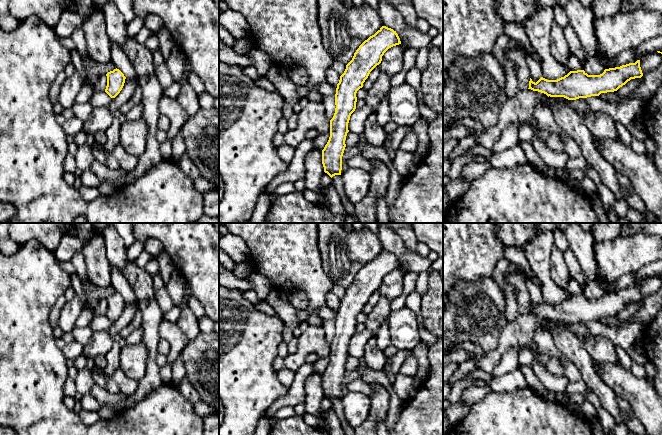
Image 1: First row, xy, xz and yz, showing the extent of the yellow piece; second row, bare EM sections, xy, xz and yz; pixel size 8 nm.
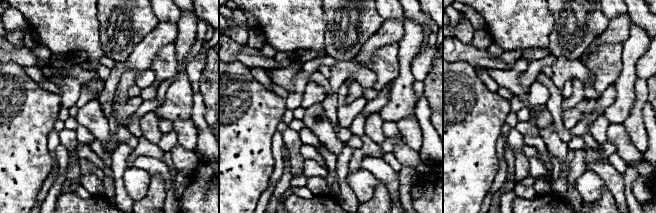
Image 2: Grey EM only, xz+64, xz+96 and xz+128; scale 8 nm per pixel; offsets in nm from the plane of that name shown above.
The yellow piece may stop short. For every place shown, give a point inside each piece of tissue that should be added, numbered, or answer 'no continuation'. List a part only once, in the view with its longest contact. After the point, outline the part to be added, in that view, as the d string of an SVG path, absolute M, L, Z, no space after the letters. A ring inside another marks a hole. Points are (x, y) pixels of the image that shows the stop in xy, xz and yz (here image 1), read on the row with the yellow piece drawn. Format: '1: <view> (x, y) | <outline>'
no continuation

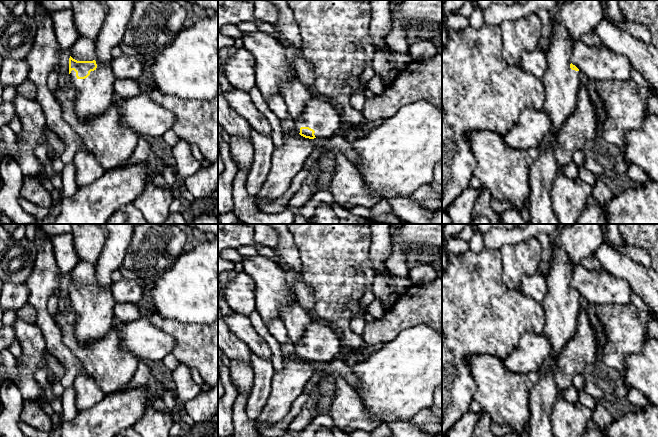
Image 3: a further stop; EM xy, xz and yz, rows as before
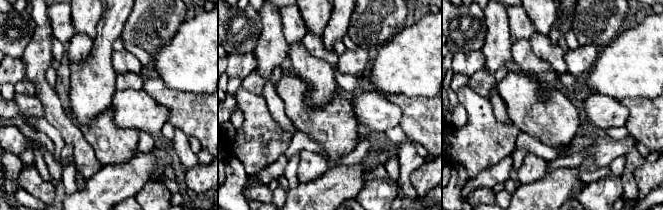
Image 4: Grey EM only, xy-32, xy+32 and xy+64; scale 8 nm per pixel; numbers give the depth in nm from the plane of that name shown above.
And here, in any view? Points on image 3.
1: xy (95, 94) | M136 0L101 1L106 7L107 15L95 41L97 68L85 79L78 79L74 70L70 73L71 85L76 91L74 109L82 122L107 112L116 98L111 51L123 41Z

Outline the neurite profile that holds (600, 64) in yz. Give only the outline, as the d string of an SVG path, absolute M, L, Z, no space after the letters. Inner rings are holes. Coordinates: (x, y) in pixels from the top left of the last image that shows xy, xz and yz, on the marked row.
M576 40L572 48L571 63L580 73L596 81L631 78L632 66L628 58L602 44L594 48L581 40Z

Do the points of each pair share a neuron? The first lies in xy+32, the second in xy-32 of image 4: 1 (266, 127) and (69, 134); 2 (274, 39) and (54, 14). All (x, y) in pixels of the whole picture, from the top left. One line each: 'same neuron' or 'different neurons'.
1: different neurons
2: different neurons

